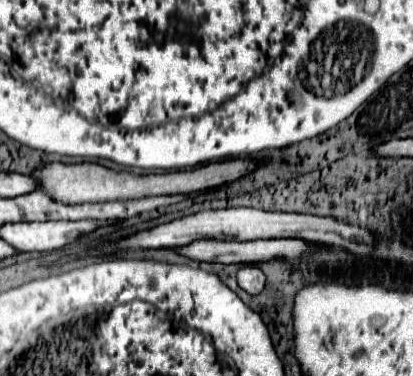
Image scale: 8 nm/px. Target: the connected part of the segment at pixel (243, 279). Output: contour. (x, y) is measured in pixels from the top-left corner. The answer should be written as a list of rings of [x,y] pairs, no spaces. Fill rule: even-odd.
[[[243,267],[237,273],[237,283],[249,295],[259,295],[265,287],[265,273],[259,267]]]

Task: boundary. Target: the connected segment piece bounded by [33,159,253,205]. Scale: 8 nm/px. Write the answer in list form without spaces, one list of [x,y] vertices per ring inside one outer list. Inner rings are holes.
[[[223,161],[223,163],[209,163],[193,171],[177,171],[177,173],[163,173],[163,175],[131,175],[125,171],[113,171],[99,163],[43,163],[33,171],[37,177],[39,189],[49,193],[59,203],[81,205],[81,203],[105,203],[105,201],[131,201],[143,197],[157,197],[157,195],[187,195],[193,191],[203,191],[211,187],[219,187],[223,183],[235,181],[241,175],[253,169],[253,161]]]

